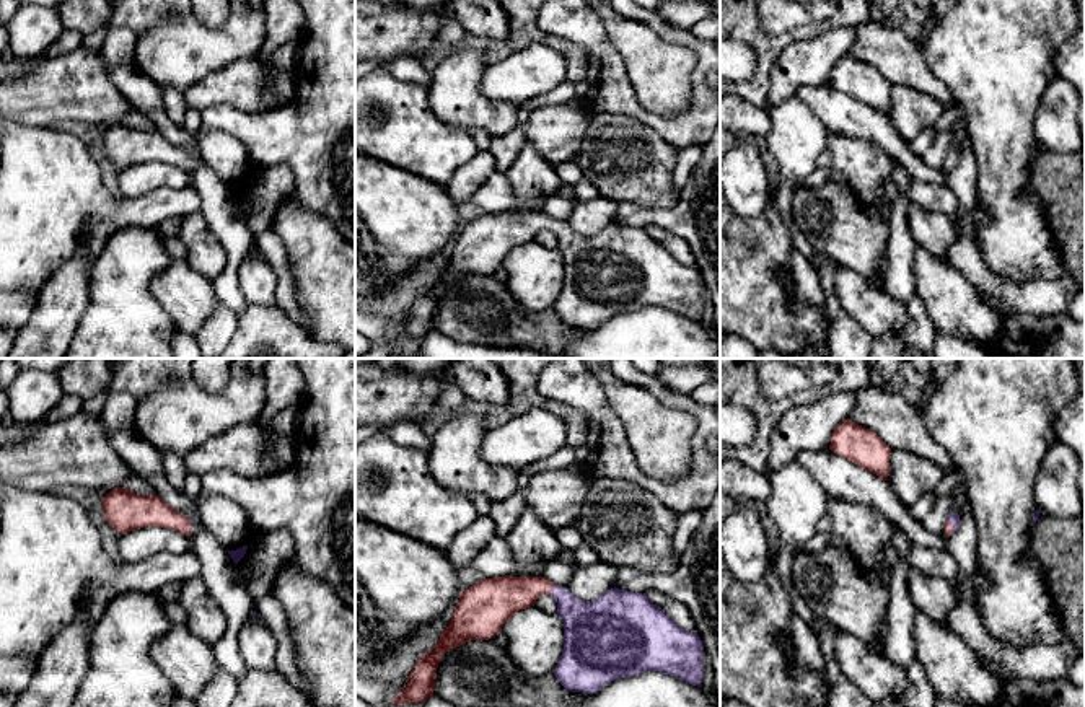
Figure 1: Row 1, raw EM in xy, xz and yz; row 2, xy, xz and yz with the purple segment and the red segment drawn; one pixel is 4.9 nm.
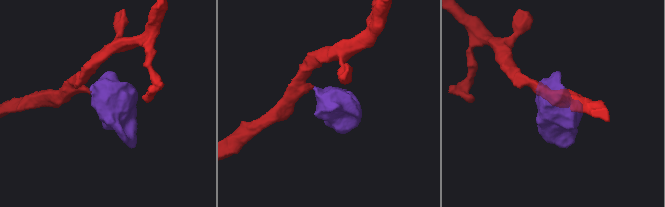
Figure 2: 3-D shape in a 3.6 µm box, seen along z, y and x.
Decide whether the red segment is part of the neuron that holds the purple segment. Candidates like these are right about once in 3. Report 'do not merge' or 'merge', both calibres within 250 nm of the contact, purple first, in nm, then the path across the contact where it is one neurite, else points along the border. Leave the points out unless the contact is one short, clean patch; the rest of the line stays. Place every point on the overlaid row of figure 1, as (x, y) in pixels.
merge; 240 nm thick on the purple side, 200 nm on the other; runs through xz (587, 624), (551, 590), (528, 588), (502, 597)

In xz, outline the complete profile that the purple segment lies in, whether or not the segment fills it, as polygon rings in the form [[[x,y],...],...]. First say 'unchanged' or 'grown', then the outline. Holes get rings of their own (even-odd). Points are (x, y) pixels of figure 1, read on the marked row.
grown; [[[494,577],[484,578],[463,590],[450,624],[440,634],[435,647],[422,653],[409,674],[402,692],[391,700],[401,704],[425,702],[435,691],[435,673],[443,655],[471,640],[494,639],[502,626],[520,609],[534,606],[542,595],[551,595],[557,603],[557,614],[564,621],[564,650],[559,665],[552,671],[557,681],[572,692],[593,694],[614,679],[629,678],[645,671],[660,671],[676,676],[701,687],[704,678],[704,643],[697,632],[681,629],[645,593],[632,593],[619,588],[604,591],[591,601],[578,599],[569,588],[551,583],[544,577]]]

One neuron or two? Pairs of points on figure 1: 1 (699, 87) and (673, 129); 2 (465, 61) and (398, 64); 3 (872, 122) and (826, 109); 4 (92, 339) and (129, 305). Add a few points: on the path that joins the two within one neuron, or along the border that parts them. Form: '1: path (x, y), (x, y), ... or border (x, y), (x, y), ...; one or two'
1: path (699, 98), (699, 106), (685, 121); one
2: border (432, 74), (429, 88); two
3: path (860, 121), (847, 119), (838, 111); one
4: path (101, 333), (119, 315); one

